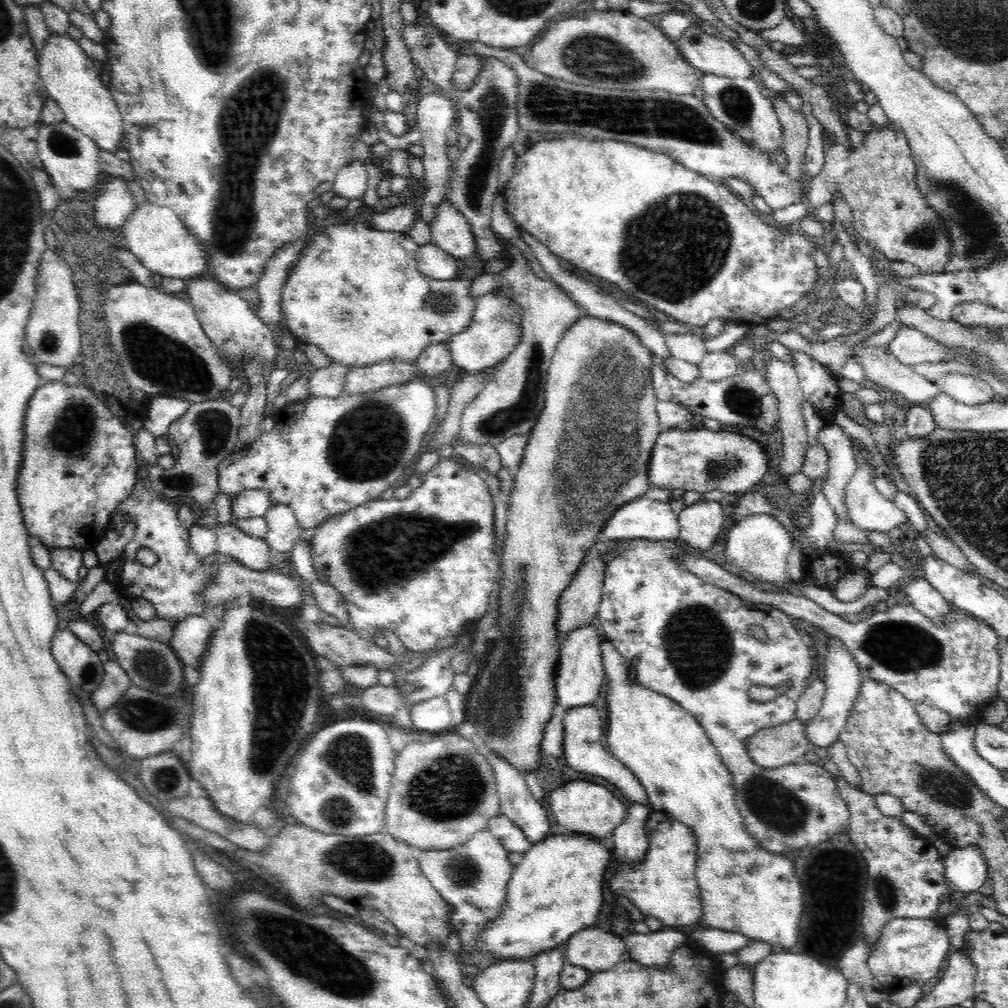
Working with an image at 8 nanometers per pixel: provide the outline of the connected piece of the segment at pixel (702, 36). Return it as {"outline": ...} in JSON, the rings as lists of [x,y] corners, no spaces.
{"outline":[[[688,27],[674,43],[680,54],[686,59],[686,62],[705,74],[728,77],[754,77],[754,69],[744,59],[742,52],[722,39],[722,37],[714,37],[706,33],[706,31],[702,31],[702,29],[698,29],[698,27]]]}

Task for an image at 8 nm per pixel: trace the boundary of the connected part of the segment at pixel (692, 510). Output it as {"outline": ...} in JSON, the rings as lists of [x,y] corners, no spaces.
{"outline":[[[703,500],[686,506],[678,515],[679,538],[693,548],[708,550],[716,544],[724,526],[724,512],[720,501]]]}

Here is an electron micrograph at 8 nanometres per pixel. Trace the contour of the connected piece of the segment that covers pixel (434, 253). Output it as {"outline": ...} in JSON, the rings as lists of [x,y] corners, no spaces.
{"outline":[[[433,243],[419,246],[416,260],[420,272],[436,282],[457,277],[456,258]]]}

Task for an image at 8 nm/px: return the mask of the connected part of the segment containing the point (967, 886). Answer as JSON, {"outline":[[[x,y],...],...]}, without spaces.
{"outline":[[[970,846],[966,849],[952,849],[944,857],[945,882],[951,894],[972,894],[987,878],[987,861],[982,849]]]}

